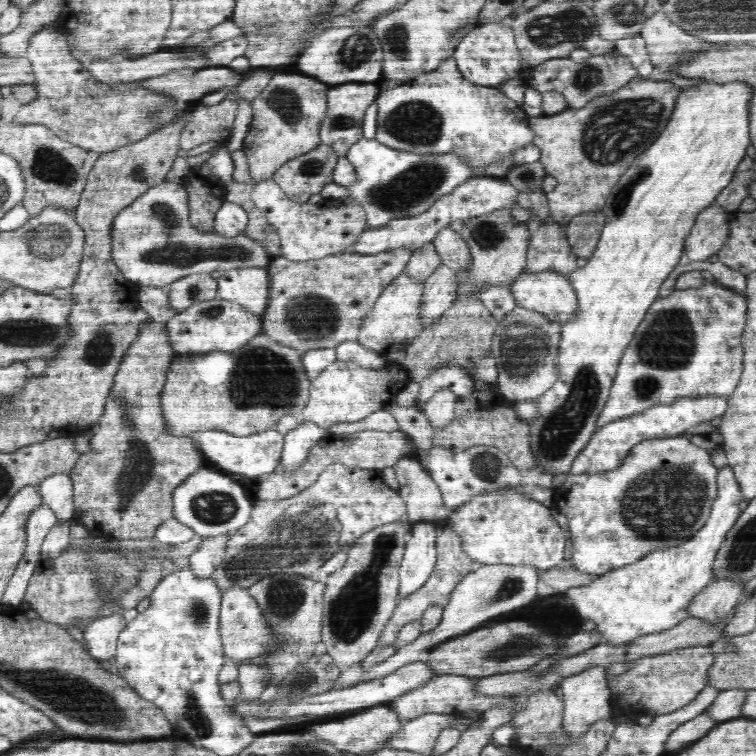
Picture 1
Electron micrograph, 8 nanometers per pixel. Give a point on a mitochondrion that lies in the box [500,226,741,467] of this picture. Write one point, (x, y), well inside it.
(668, 340)

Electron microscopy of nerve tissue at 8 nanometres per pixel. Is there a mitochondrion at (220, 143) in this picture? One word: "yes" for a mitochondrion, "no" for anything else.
no

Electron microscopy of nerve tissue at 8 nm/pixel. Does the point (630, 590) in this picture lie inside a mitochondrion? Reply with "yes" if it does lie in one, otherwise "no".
no

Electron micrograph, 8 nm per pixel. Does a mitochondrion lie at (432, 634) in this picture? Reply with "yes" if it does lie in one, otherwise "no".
no

